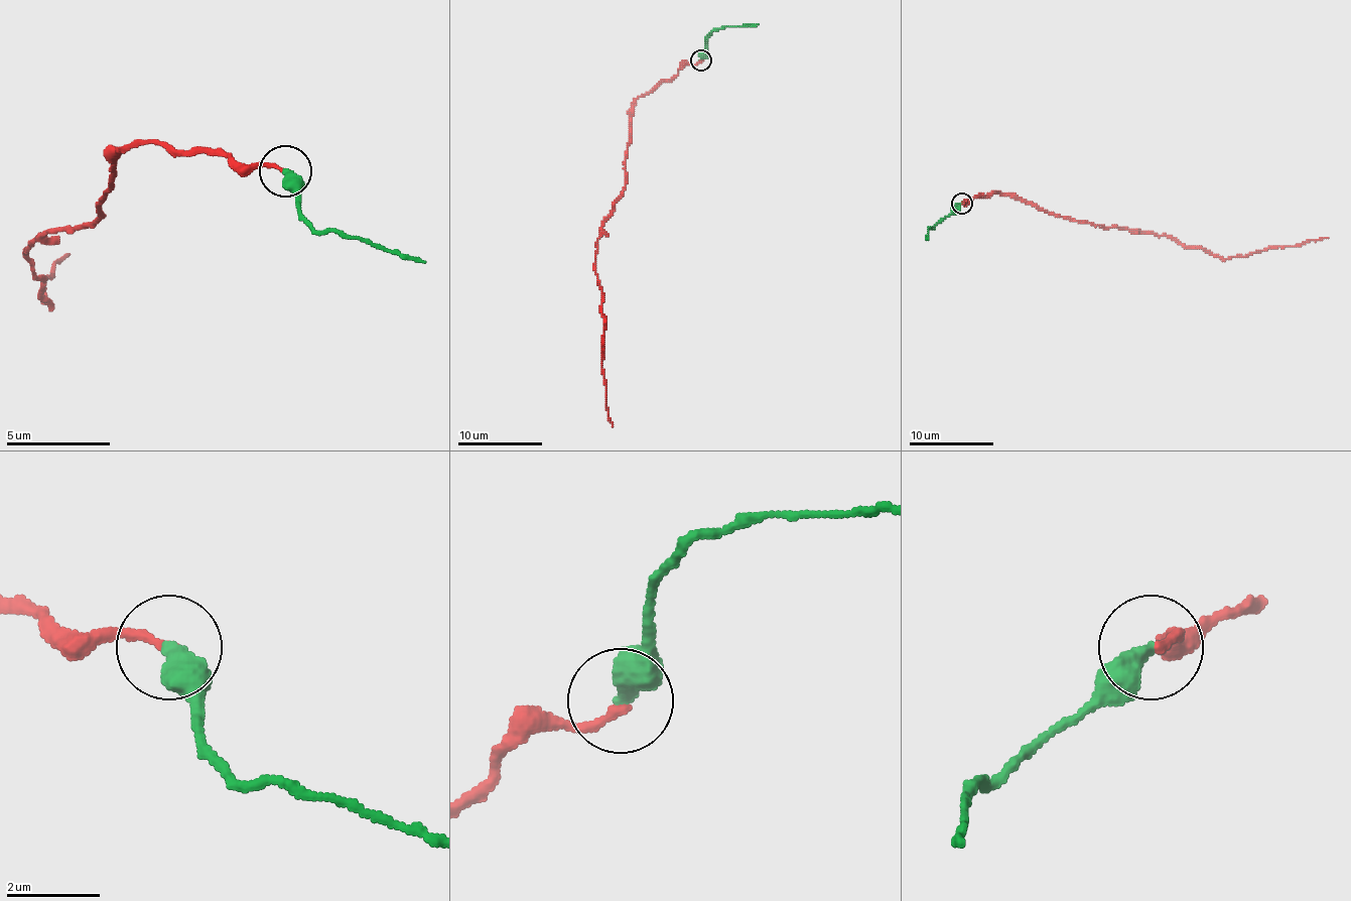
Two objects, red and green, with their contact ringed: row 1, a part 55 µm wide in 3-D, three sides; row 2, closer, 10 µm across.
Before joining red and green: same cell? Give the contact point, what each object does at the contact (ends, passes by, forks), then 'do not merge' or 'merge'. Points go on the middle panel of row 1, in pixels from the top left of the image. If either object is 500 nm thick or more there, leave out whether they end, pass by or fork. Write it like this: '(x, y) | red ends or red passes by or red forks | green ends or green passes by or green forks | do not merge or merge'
(700, 59) | red ends | green ends | merge

